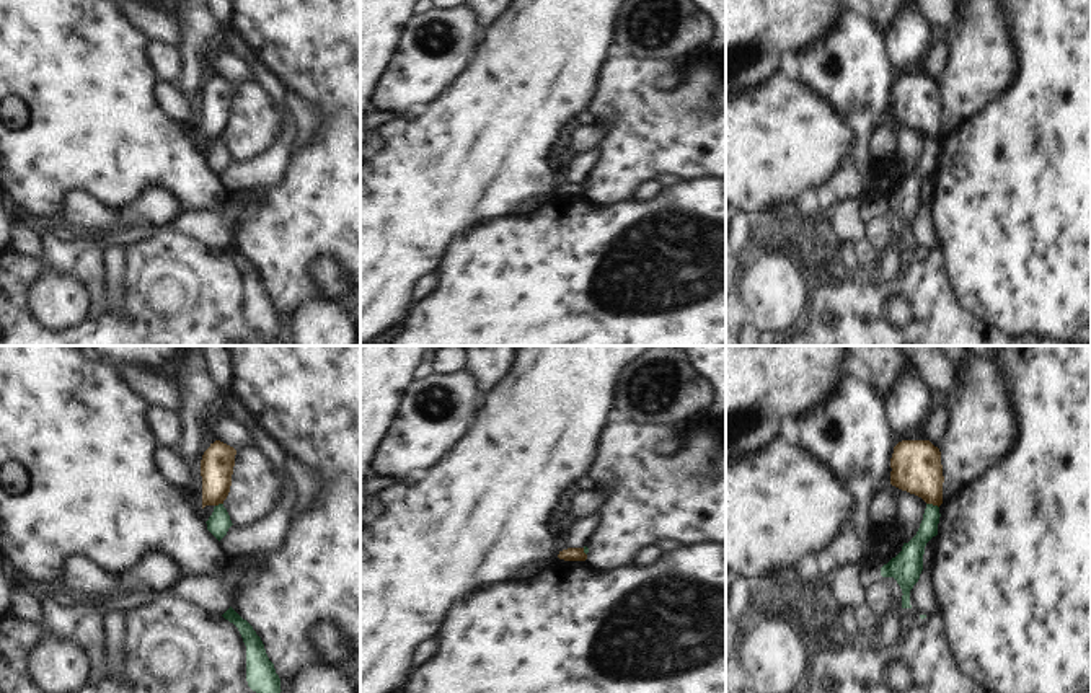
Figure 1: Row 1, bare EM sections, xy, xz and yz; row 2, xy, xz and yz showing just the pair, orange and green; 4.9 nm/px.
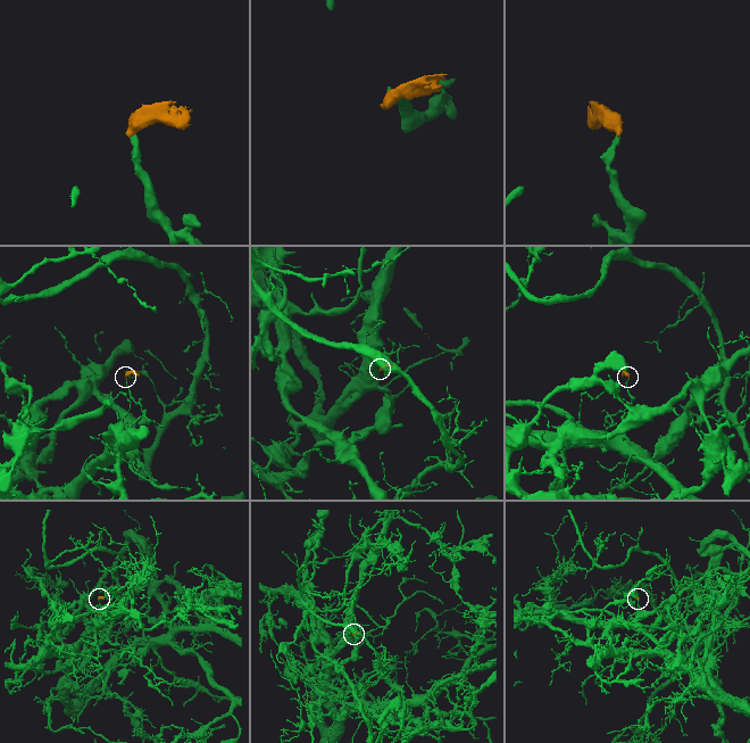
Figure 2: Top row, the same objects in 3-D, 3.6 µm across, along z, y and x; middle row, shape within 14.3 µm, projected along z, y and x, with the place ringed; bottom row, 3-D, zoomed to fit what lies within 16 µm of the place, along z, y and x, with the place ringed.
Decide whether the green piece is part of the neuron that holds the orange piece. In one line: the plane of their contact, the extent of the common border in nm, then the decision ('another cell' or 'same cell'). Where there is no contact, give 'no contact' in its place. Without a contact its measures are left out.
yz | 70 nm | another cell

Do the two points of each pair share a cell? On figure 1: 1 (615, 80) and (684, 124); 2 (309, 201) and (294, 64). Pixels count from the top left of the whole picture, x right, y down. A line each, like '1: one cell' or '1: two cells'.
1: one cell
2: one cell

